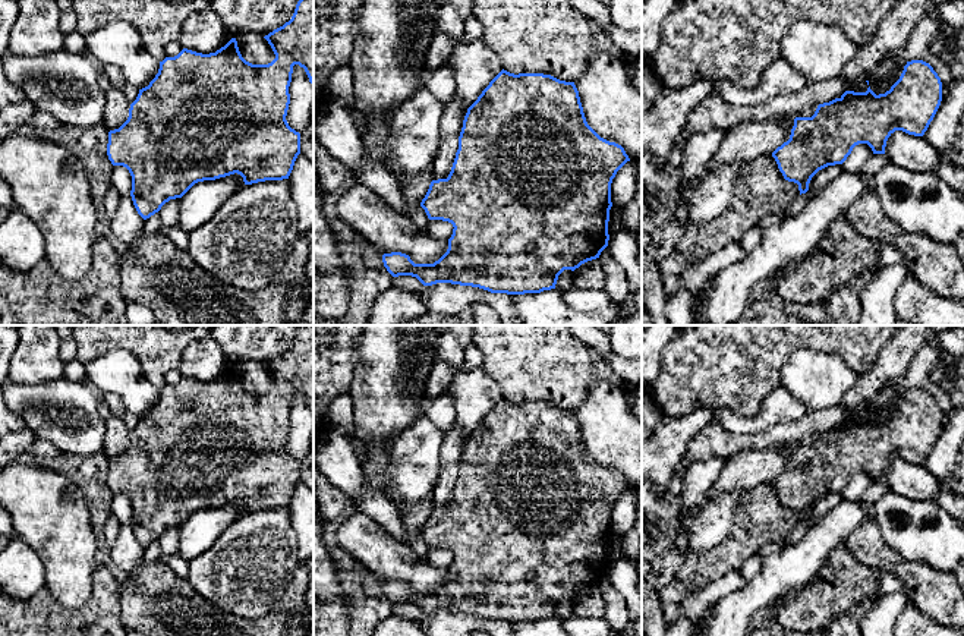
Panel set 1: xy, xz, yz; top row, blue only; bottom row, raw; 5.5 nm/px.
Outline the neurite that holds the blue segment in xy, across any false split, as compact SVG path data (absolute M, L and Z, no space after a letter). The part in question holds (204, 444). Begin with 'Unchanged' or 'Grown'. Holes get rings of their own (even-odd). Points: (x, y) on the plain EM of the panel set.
Unchanged. M302 325L294 337L294 341L289 350L283 355L274 358L264 365L271 374L275 387L268 393L252 393L246 390L237 375L236 366L231 366L224 375L215 381L202 382L188 377L183 377L174 385L166 385L160 390L160 397L155 406L148 415L139 418L136 428L130 432L127 448L114 459L108 460L107 484L113 494L123 494L129 498L132 504L132 519L130 525L138 542L147 548L161 538L161 535L170 528L182 526L195 511L204 509L215 509L230 503L240 503L245 513L252 513L265 509L283 509L289 507L294 489L300 482L300 462L292 457L286 448L290 422L289 415L292 410L293 394L299 393L305 397L309 410L314 413L314 325Z

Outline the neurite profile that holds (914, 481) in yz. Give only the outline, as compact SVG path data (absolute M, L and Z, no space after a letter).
M895 459L886 469L885 484L891 491L911 500L932 500L942 482L924 465Z

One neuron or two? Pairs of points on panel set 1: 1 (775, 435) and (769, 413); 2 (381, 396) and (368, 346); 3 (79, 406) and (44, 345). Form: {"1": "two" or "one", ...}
{"1": "two", "2": "one", "3": "two"}

